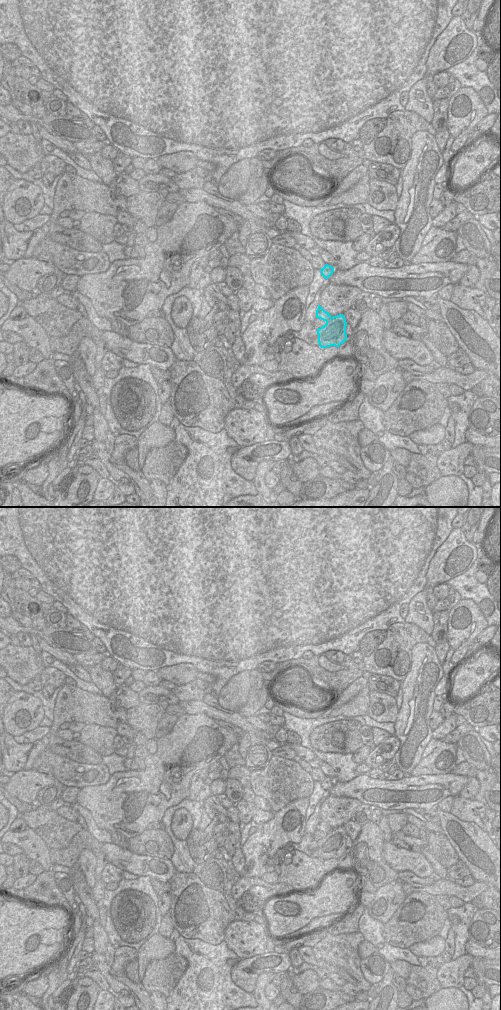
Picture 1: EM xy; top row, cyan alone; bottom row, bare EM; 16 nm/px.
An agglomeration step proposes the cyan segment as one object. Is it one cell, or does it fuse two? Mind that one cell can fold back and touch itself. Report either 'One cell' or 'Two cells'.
Two cells

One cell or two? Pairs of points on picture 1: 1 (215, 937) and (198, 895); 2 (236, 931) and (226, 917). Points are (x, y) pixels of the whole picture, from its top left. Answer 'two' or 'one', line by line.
1: one
2: two

